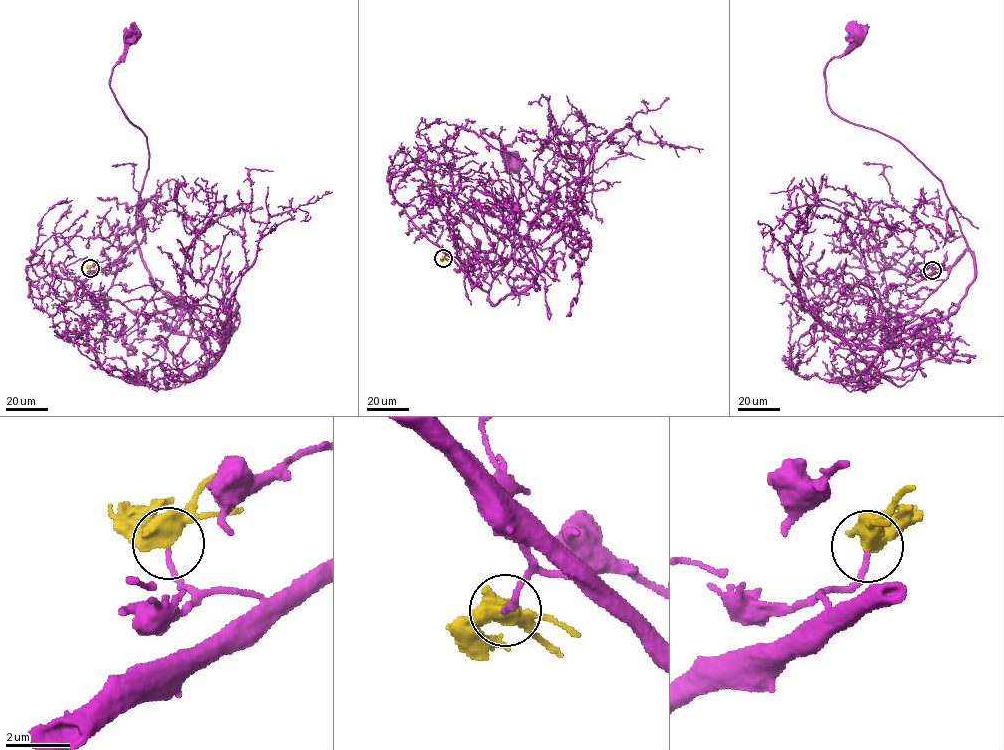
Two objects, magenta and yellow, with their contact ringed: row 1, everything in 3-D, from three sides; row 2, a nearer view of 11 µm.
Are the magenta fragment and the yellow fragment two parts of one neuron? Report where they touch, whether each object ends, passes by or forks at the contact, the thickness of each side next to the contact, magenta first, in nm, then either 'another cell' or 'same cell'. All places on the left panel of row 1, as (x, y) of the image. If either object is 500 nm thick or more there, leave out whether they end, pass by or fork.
(90, 268) | 140/550 nm | same cell

